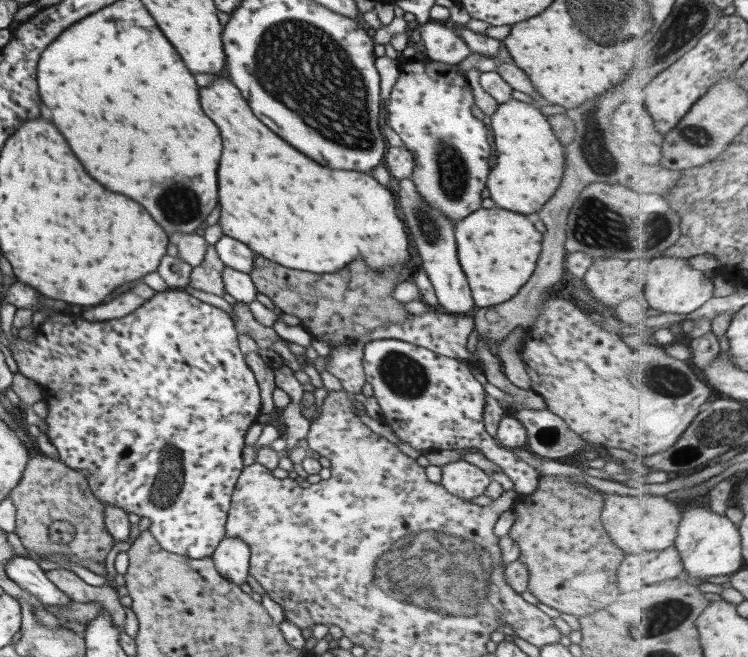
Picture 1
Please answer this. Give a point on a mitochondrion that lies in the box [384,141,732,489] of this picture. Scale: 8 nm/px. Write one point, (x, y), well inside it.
(596, 226)

